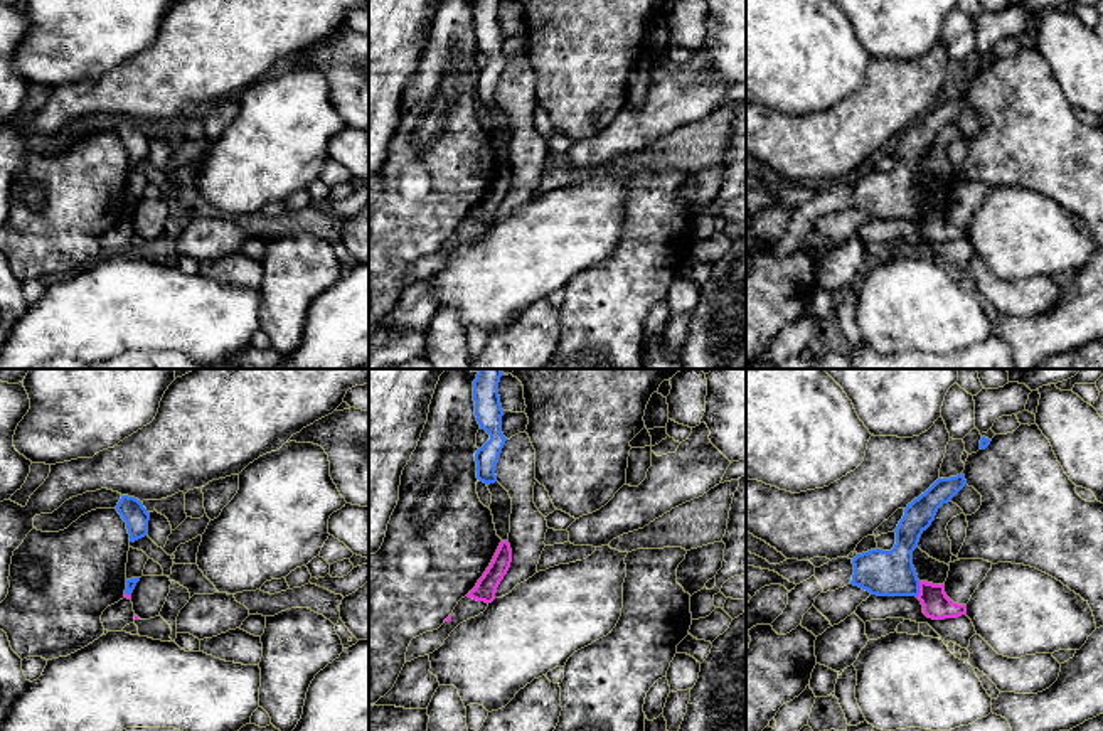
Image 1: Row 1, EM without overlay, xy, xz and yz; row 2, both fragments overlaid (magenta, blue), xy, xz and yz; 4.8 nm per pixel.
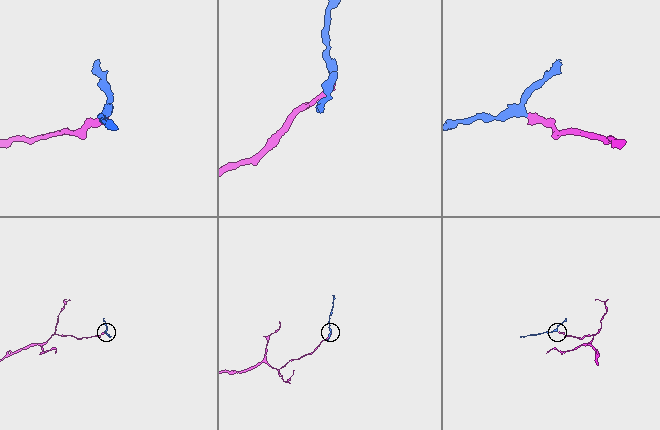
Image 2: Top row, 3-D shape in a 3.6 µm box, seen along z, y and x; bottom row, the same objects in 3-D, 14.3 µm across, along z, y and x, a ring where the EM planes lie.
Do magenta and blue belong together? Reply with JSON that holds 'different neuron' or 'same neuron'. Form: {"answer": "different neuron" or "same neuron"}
{"answer": "different neuron"}

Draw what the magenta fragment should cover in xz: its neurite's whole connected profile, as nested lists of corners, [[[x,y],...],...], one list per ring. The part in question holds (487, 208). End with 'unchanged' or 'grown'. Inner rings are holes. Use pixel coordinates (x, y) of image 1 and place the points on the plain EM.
[[[502,163],[490,189],[478,202],[477,209],[466,217],[477,224],[492,226],[495,222],[497,211],[507,197],[512,185],[512,172],[509,163]]] | unchanged

